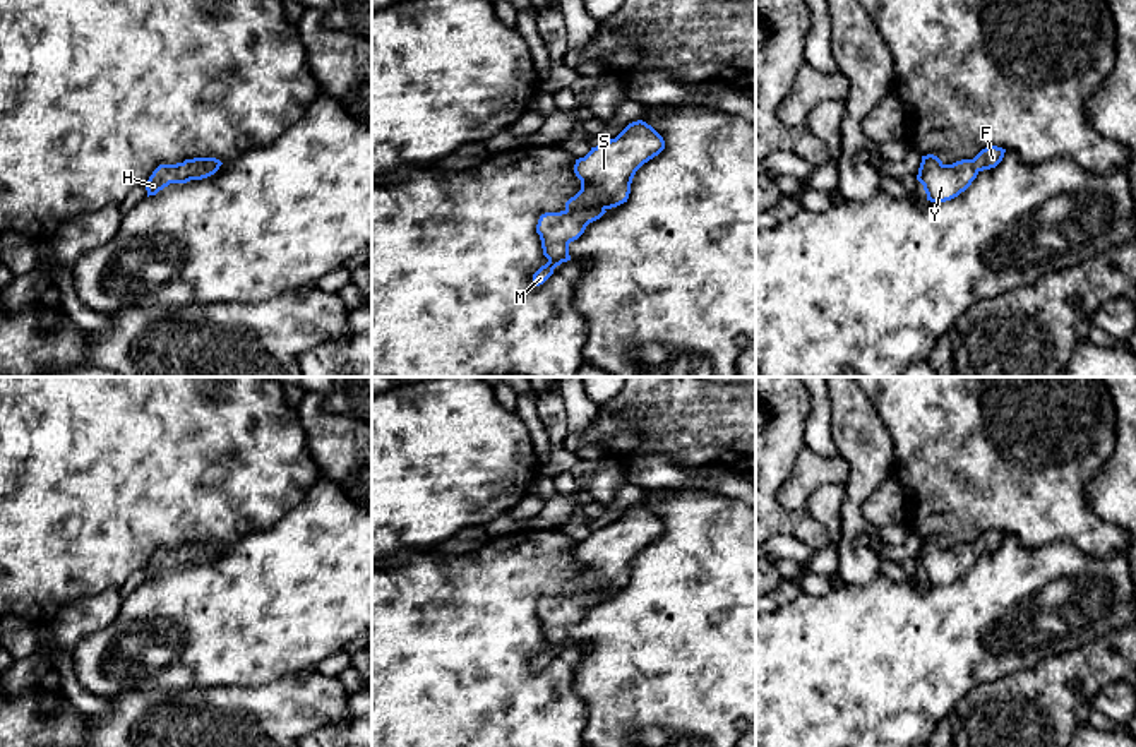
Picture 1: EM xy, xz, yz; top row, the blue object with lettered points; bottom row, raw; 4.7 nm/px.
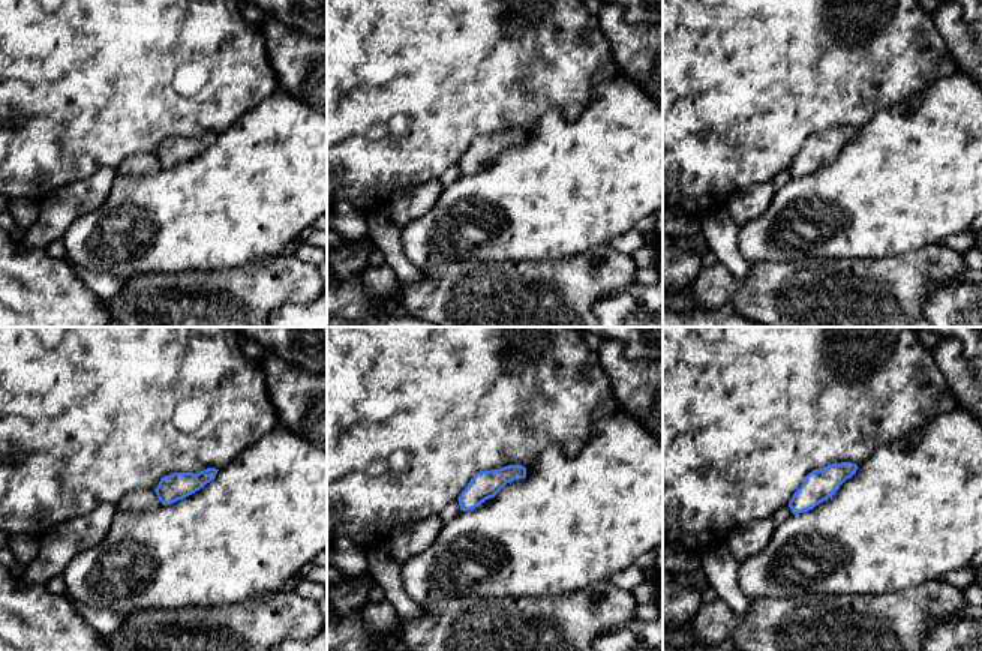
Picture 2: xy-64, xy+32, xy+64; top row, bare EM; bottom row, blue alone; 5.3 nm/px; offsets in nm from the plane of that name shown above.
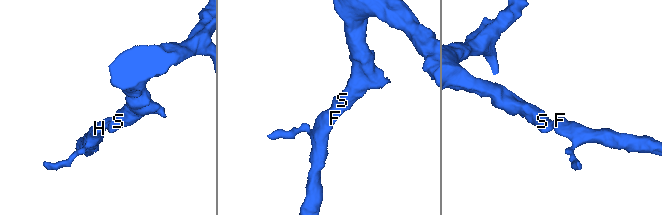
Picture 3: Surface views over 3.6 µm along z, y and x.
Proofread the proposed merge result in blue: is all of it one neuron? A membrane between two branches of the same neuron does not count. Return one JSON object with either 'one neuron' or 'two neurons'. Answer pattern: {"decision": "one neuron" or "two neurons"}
{"decision": "one neuron"}

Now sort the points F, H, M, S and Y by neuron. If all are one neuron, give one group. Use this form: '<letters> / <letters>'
F H M S Y

